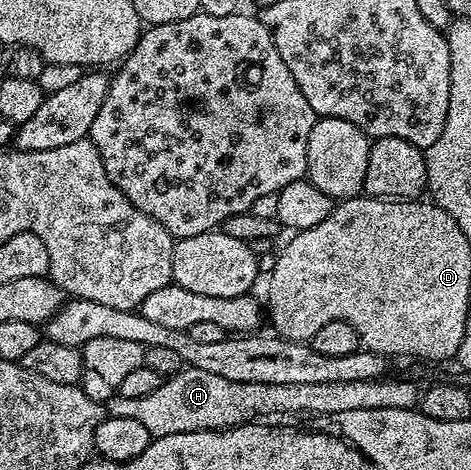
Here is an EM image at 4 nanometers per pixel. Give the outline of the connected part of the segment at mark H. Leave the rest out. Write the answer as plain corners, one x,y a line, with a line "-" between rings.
183,366
175,375
163,378
160,389
145,397
124,397
115,394
106,400
104,407
112,417
132,417
148,429
151,437
168,437
172,433
193,431
225,431
227,427
241,427
244,423
261,420
262,415
322,415
332,417
348,409
414,409
420,403
420,387
406,379
383,377
372,381
336,381
328,385
264,385
241,383
216,377
216,373
204,373
204,369

